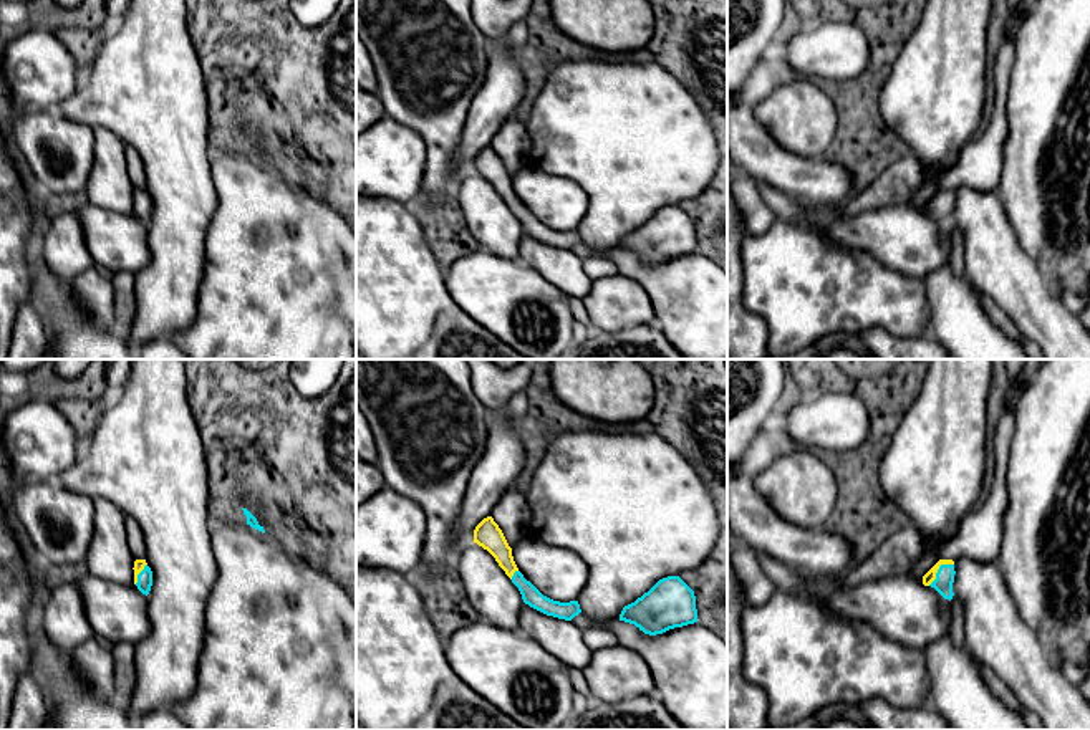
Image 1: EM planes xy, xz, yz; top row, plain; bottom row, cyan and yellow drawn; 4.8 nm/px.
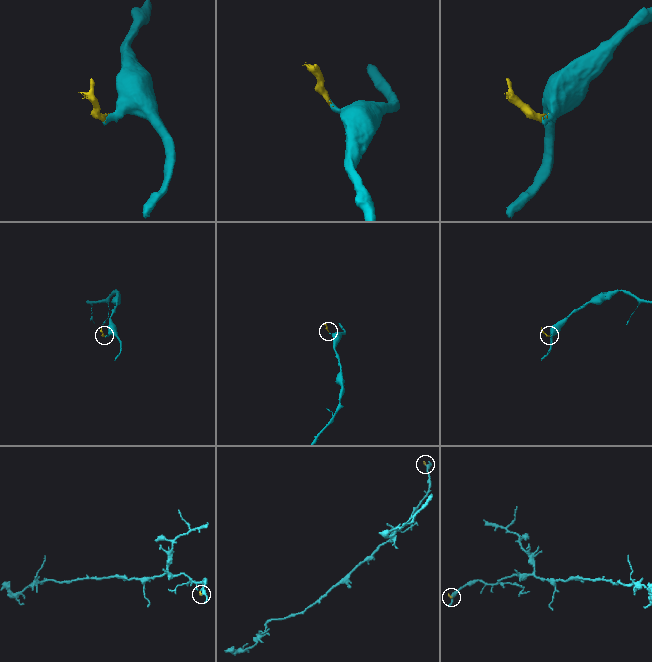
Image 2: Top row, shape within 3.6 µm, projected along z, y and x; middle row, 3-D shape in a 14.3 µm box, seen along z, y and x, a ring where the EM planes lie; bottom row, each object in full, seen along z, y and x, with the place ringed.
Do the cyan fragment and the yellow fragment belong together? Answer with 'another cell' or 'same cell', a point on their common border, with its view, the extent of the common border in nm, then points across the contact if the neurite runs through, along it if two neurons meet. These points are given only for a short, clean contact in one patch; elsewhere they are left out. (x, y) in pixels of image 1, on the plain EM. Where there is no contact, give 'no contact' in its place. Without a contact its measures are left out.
same cell | yz (938, 199) | 170 nm | across yz (945, 206), (938, 199), (930, 206)

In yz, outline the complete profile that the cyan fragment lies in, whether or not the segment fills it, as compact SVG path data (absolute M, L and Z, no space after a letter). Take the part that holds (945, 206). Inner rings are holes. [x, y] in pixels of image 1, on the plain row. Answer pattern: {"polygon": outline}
{"polygon": "M939 189L924 205L923 214L934 217L944 228L953 228L954 190Z"}

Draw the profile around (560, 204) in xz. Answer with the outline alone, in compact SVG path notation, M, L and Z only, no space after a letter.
M528 166L512 177L512 185L523 207L543 225L560 232L578 230L588 209L588 195L578 184Z

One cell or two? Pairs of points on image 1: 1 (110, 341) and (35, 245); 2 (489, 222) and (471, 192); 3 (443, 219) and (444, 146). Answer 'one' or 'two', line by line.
1: one
2: one
3: one

